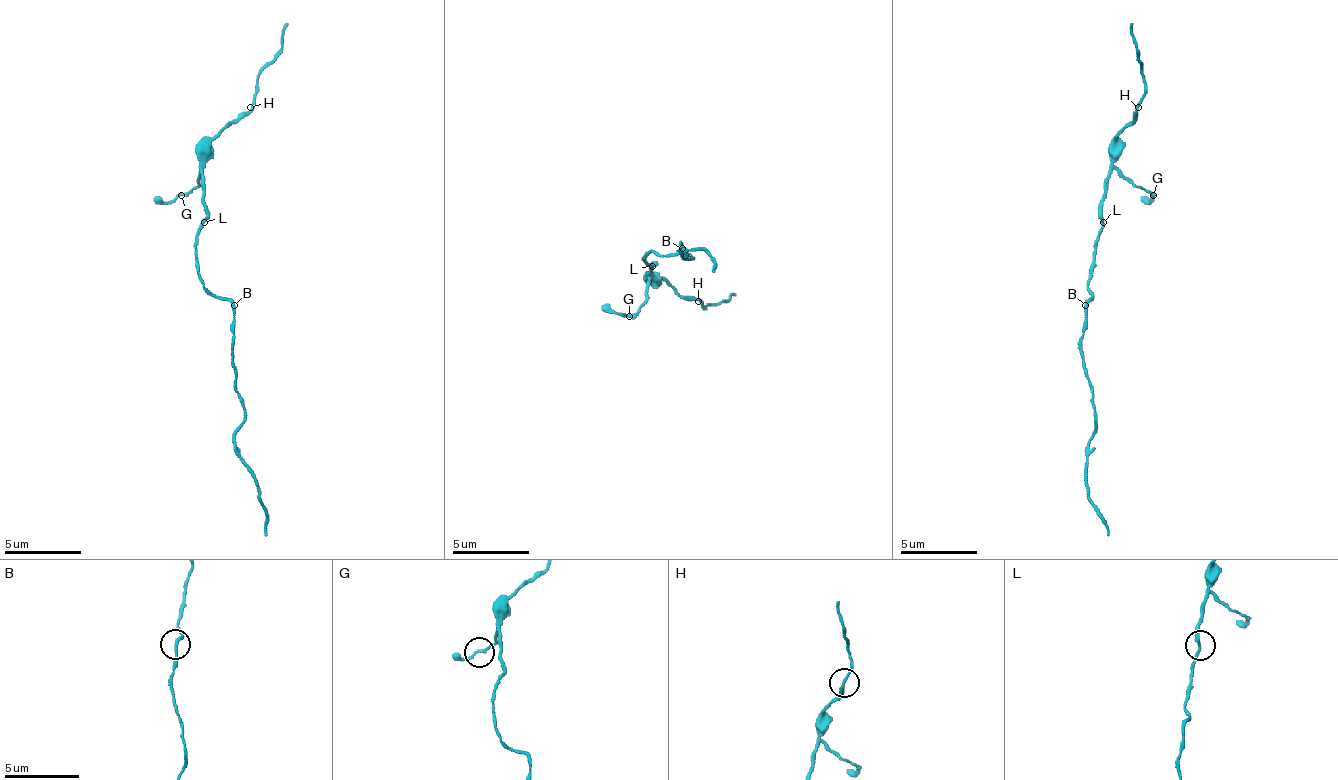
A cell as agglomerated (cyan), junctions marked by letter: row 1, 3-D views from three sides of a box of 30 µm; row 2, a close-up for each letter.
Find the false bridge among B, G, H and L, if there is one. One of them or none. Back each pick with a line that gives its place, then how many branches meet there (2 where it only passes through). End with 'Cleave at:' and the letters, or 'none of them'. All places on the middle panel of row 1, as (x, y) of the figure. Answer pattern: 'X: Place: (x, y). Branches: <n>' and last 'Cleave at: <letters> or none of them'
Cleave at: none of them

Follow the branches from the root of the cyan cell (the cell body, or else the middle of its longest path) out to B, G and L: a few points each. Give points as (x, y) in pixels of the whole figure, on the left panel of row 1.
B: (200, 276), (216, 295), (227, 299), (235, 306)
G: (200, 276), (197, 264), (197, 230), (204, 214), (204, 172), (200, 168), (200, 184), (181, 195)
L: (200, 276), (197, 264), (197, 237), (204, 222)

